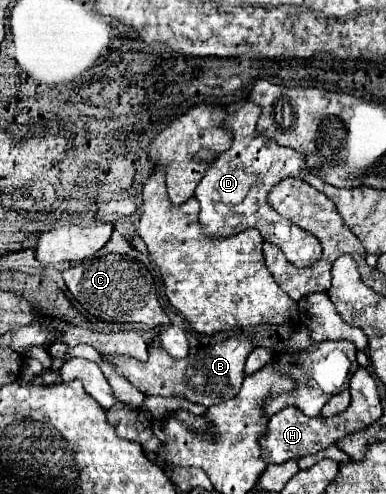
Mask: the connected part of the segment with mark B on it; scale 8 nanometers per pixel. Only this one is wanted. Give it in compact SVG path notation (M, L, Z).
M230 338L216 346L202 348L196 354L186 356L184 360L172 358L160 346L148 348L146 362L138 362L134 358L124 358L124 356L102 356L102 358L104 362L112 364L120 376L130 380L130 384L138 388L144 396L178 396L180 394L190 402L214 406L238 394L244 380L244 362L252 350L254 350L254 344L248 338Z

